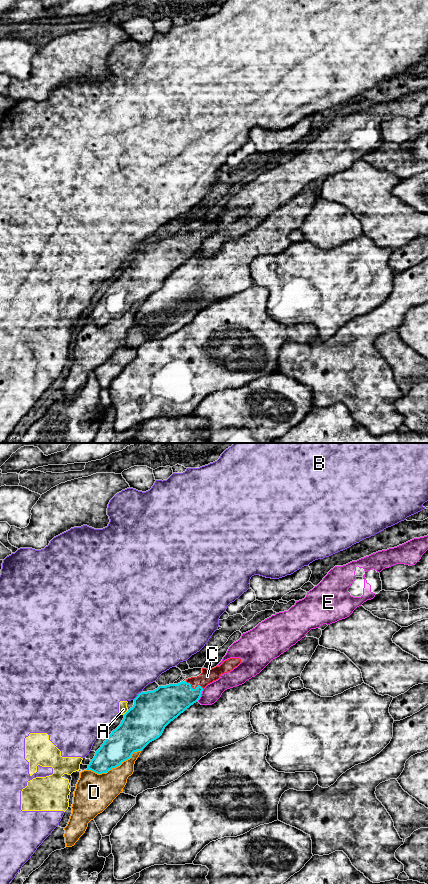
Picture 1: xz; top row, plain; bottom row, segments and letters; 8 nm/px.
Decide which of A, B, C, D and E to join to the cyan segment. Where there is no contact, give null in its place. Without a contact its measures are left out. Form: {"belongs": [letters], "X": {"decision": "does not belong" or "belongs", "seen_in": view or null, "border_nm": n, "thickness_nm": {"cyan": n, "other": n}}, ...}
{"belongs": ["C"], "A": {"decision": "does not belong", "seen_in": "xz", "border_nm": 50, "thickness_nm": {"cyan": 320, "other": 70}}, "B": {"decision": "does not belong", "seen_in": "xz", "border_nm": 100, "thickness_nm": {"cyan": 320, "other": 480}}, "C": {"decision": "belongs", "seen_in": "xz", "border_nm": 160, "thickness_nm": {"cyan": 280, "other": 120}}, "D": {"decision": "does not belong", "seen_in": "xz", "border_nm": 460, "thickness_nm": {"cyan": 240, "other": 300}}, "E": {"decision": "does not belong", "seen_in": "xz", "border_nm": 110, "thickness_nm": {"cyan": 260, "other": 150}}}

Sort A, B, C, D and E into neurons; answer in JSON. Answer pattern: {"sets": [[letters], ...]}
{"sets": [["A", "B"], ["C"], ["D"], ["E"]]}

